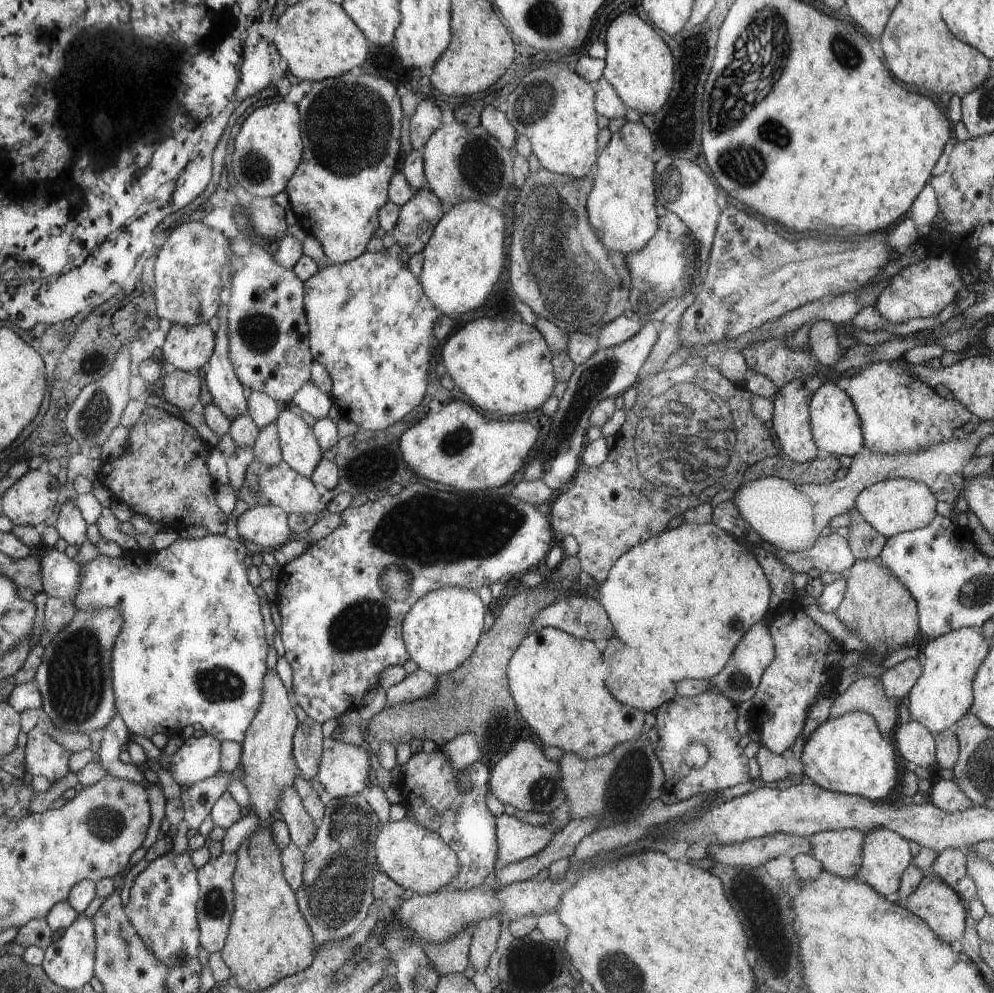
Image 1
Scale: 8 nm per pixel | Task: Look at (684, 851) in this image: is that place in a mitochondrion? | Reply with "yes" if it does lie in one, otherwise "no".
no

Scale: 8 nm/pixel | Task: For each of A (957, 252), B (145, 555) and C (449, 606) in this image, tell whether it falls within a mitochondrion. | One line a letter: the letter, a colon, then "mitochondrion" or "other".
A: other
B: other
C: other

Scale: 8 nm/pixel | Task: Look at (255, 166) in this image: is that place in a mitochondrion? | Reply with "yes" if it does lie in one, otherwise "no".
yes

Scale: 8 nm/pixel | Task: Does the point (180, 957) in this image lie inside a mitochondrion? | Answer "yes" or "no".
yes

